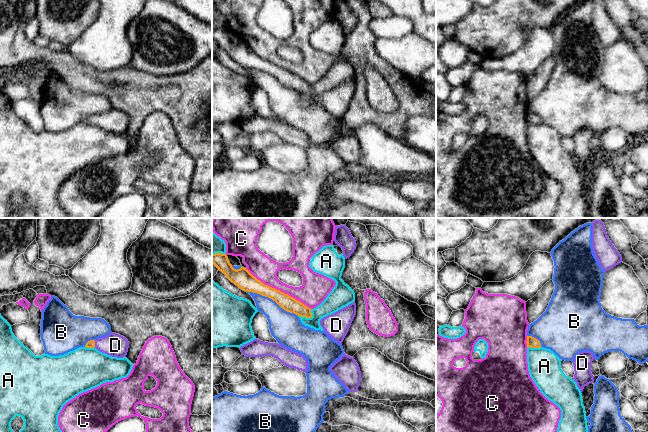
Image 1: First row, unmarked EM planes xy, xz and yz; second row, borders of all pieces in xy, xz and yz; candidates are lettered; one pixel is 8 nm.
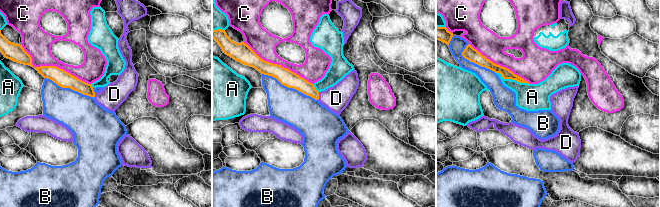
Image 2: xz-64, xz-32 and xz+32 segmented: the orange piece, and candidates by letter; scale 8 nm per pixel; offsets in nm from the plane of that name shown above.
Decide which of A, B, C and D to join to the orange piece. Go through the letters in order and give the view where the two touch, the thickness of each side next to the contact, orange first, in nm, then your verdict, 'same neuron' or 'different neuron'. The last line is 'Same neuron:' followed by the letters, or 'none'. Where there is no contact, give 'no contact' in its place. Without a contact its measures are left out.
A: xz | 120/150 nm | different neuron
B: xz | 140/240 nm | different neuron
C: xz | 140/200 nm | different neuron
D: xy | 60/190 nm | same neuron
Same neuron: D

